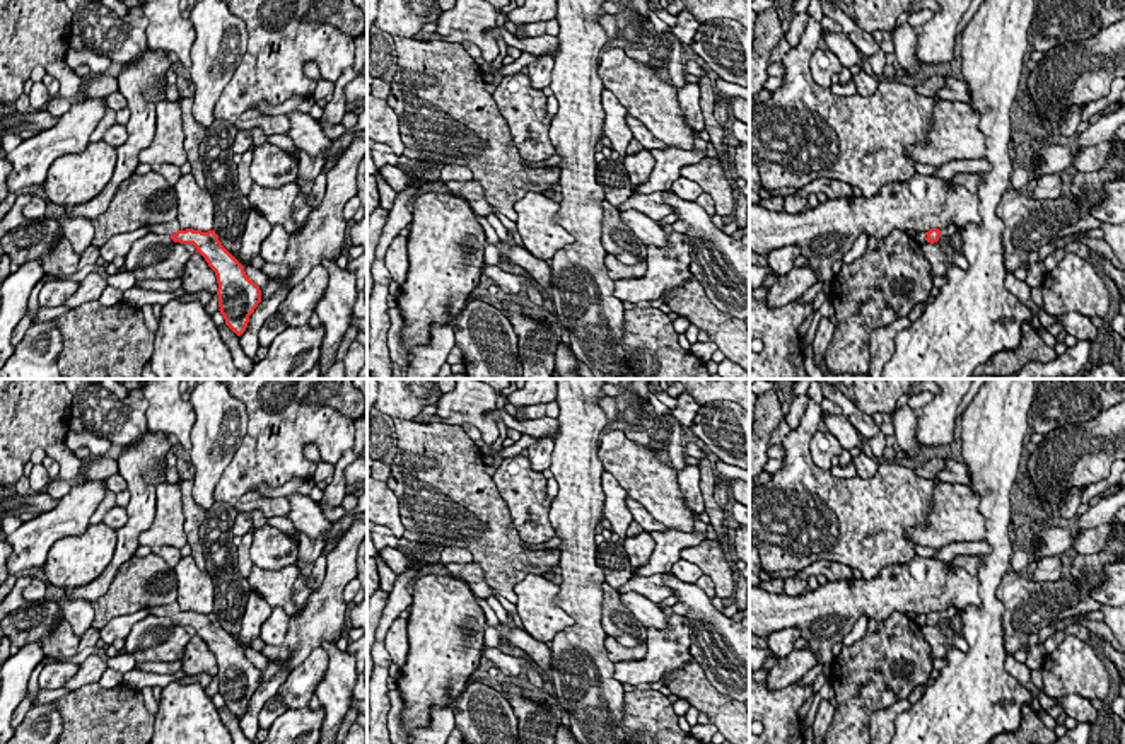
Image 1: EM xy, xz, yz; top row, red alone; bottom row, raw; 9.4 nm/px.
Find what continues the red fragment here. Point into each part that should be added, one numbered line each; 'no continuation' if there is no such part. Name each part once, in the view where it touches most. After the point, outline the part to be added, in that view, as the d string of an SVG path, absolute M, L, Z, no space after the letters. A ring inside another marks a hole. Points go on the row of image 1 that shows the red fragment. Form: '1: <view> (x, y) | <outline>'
1: xy (169, 227) | M178 220L149 225L149 229L150 229L152 234L162 234L162 235L171 235L171 234L176 234L178 230L181 230Z

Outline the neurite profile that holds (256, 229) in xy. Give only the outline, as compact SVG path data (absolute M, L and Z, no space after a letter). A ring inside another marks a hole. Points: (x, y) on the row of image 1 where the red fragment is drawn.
M251 208L239 253L244 263L251 264L251 259L259 256L261 242L268 237L271 229L268 220L258 210Z

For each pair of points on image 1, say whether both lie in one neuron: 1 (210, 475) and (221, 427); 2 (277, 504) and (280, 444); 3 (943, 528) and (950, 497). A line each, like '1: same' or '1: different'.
1: same
2: different
3: same

